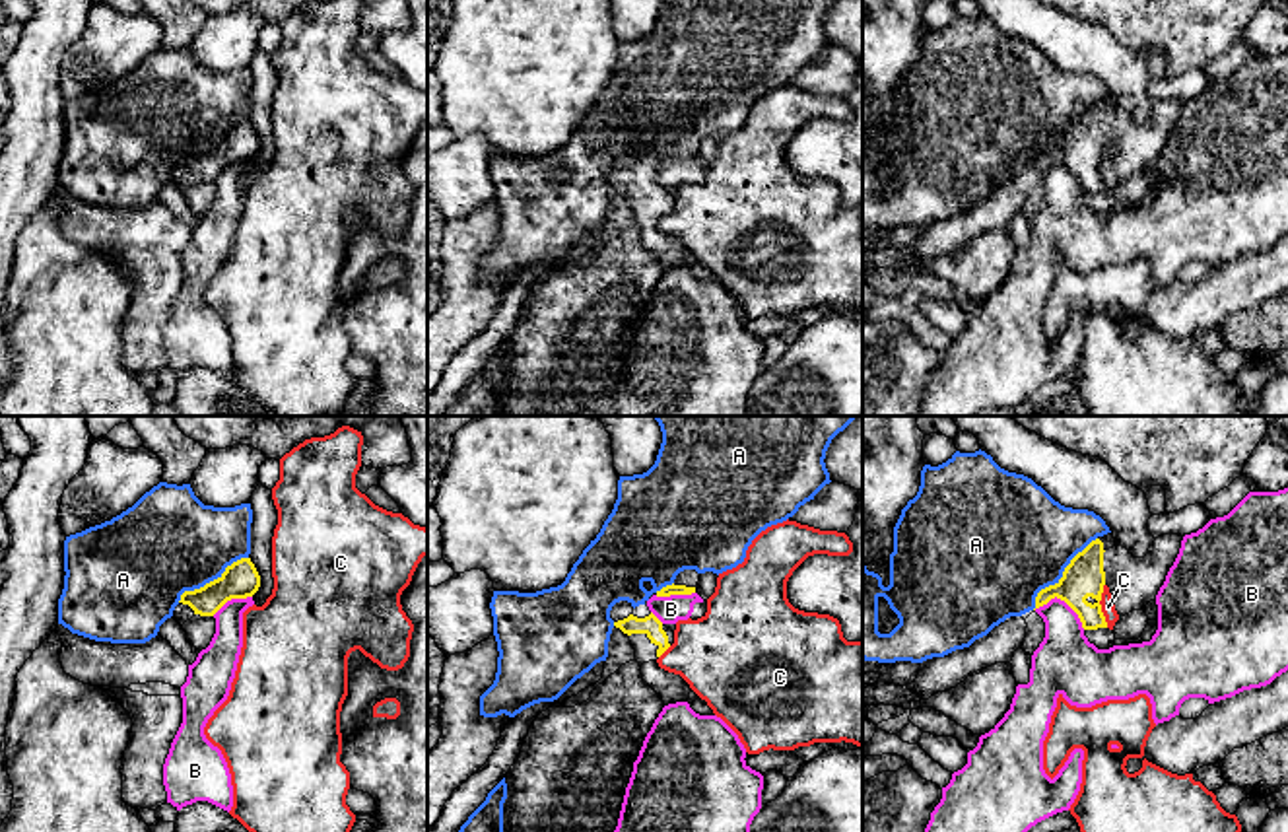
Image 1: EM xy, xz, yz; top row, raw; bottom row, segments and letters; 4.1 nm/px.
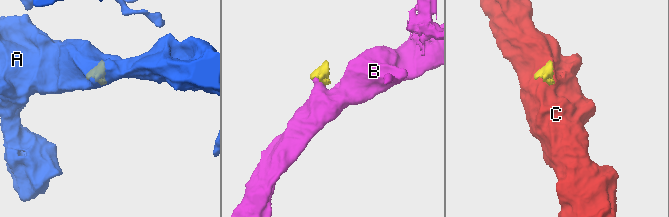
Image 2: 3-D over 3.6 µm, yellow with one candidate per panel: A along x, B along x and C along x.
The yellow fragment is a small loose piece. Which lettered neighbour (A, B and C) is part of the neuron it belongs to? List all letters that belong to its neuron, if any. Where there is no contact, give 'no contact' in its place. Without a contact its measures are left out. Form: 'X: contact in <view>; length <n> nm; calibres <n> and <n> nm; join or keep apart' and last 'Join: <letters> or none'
A: contact in yz; length 400 nm; calibres 170 and 460 nm; keep apart
B: contact in yz; length 240 nm; calibres 170 and 240 nm; keep apart
C: contact in yz; length 180 nm; calibres 170 and 60 nm; keep apart
Join: none

